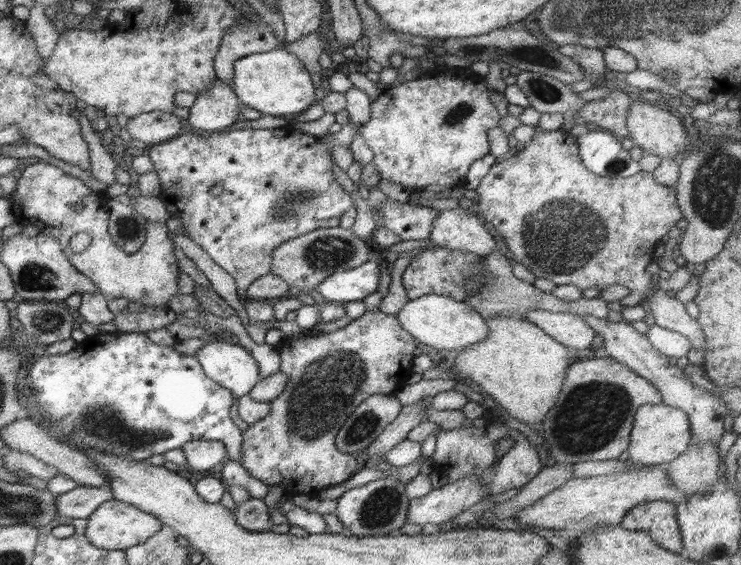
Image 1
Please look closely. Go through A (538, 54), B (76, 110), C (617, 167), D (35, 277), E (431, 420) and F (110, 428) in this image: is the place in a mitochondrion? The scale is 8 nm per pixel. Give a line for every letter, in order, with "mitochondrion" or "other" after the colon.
A: mitochondrion
B: other
C: mitochondrion
D: mitochondrion
E: other
F: mitochondrion

